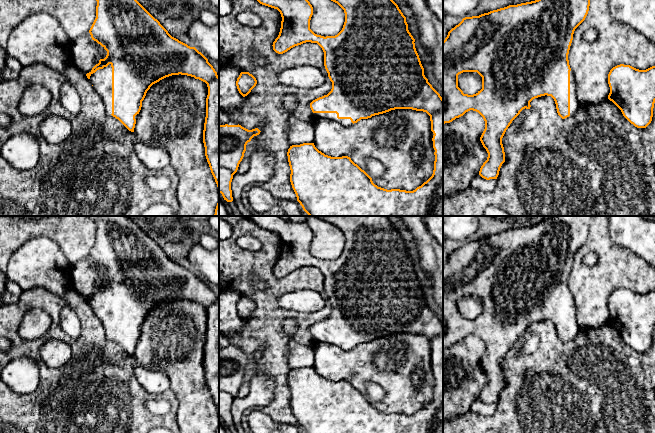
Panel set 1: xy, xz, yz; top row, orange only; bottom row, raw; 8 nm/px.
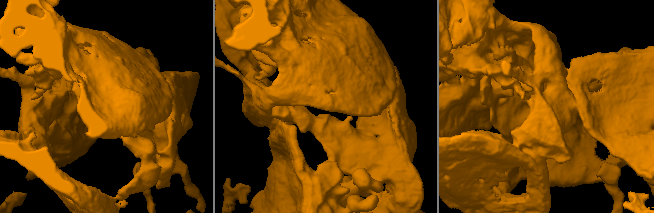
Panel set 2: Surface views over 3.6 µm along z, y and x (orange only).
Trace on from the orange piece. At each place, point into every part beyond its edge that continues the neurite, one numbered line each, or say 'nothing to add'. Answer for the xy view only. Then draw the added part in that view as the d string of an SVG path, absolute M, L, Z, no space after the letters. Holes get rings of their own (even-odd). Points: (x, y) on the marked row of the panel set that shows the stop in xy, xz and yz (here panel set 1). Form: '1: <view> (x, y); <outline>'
1: xy (101, 80); M111 64L91 74L89 81L92 83L93 88L96 90L96 92L101 95L105 104L106 113L108 115L111 115L112 114L112 67L111 67Z

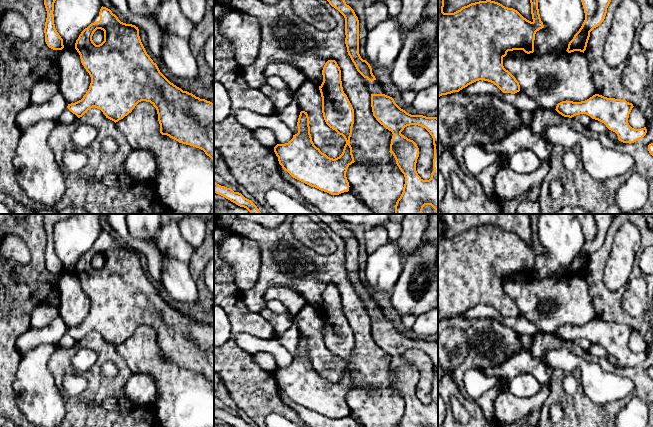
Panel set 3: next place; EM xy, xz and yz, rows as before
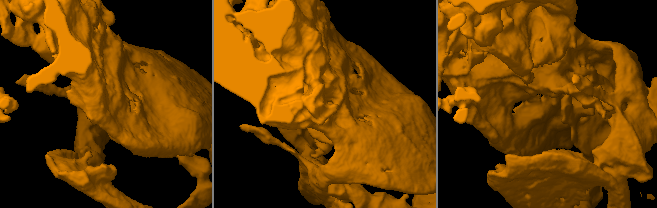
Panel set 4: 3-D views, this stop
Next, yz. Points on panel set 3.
nothing to add

